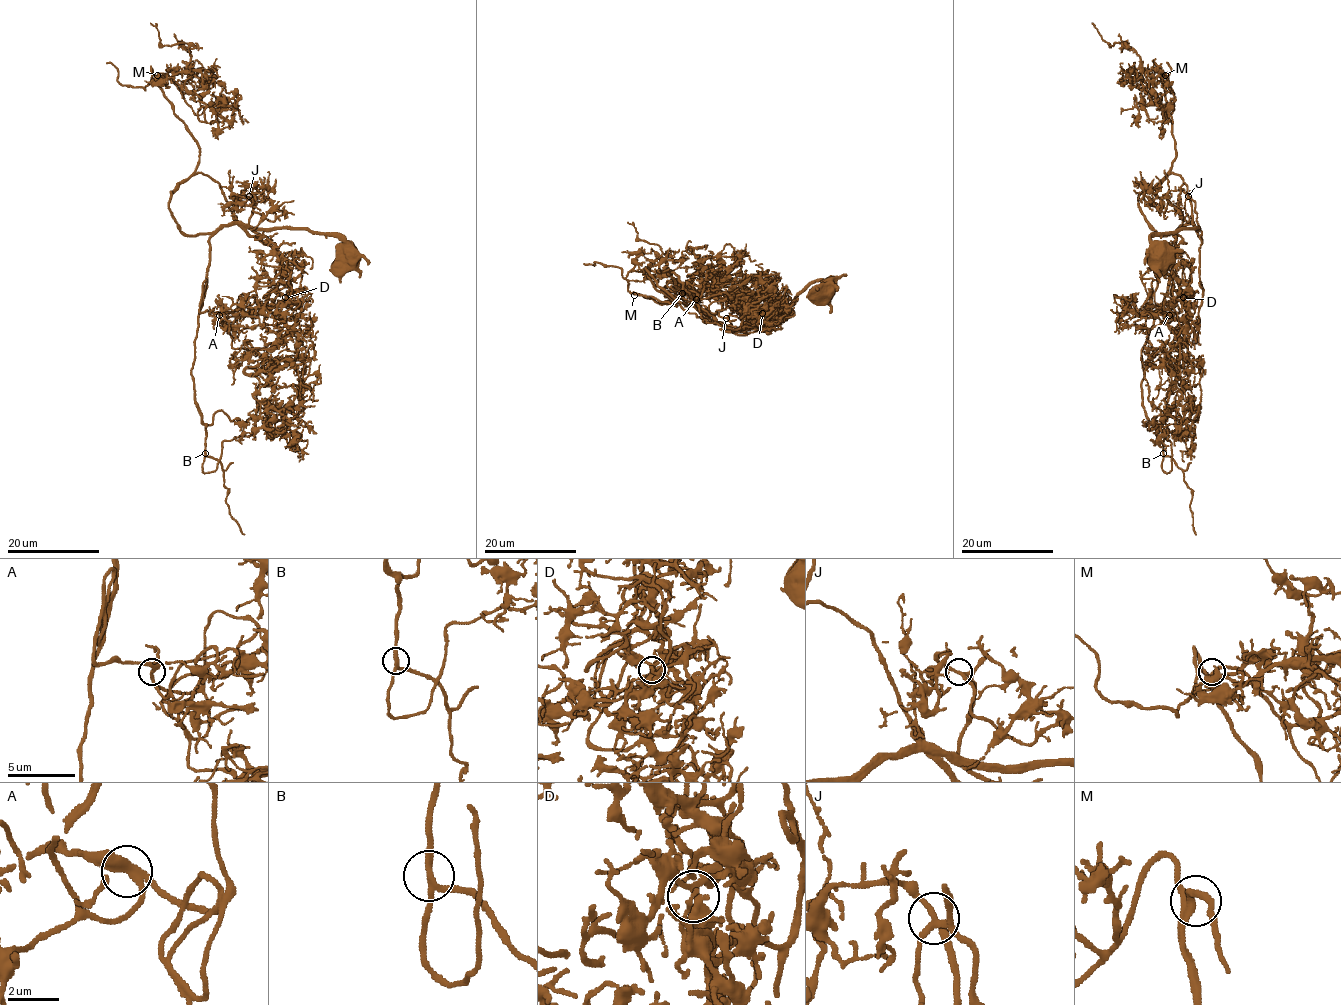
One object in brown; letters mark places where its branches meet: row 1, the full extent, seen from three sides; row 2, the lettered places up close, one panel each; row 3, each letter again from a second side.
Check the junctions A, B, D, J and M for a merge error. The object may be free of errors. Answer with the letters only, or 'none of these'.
none of these

